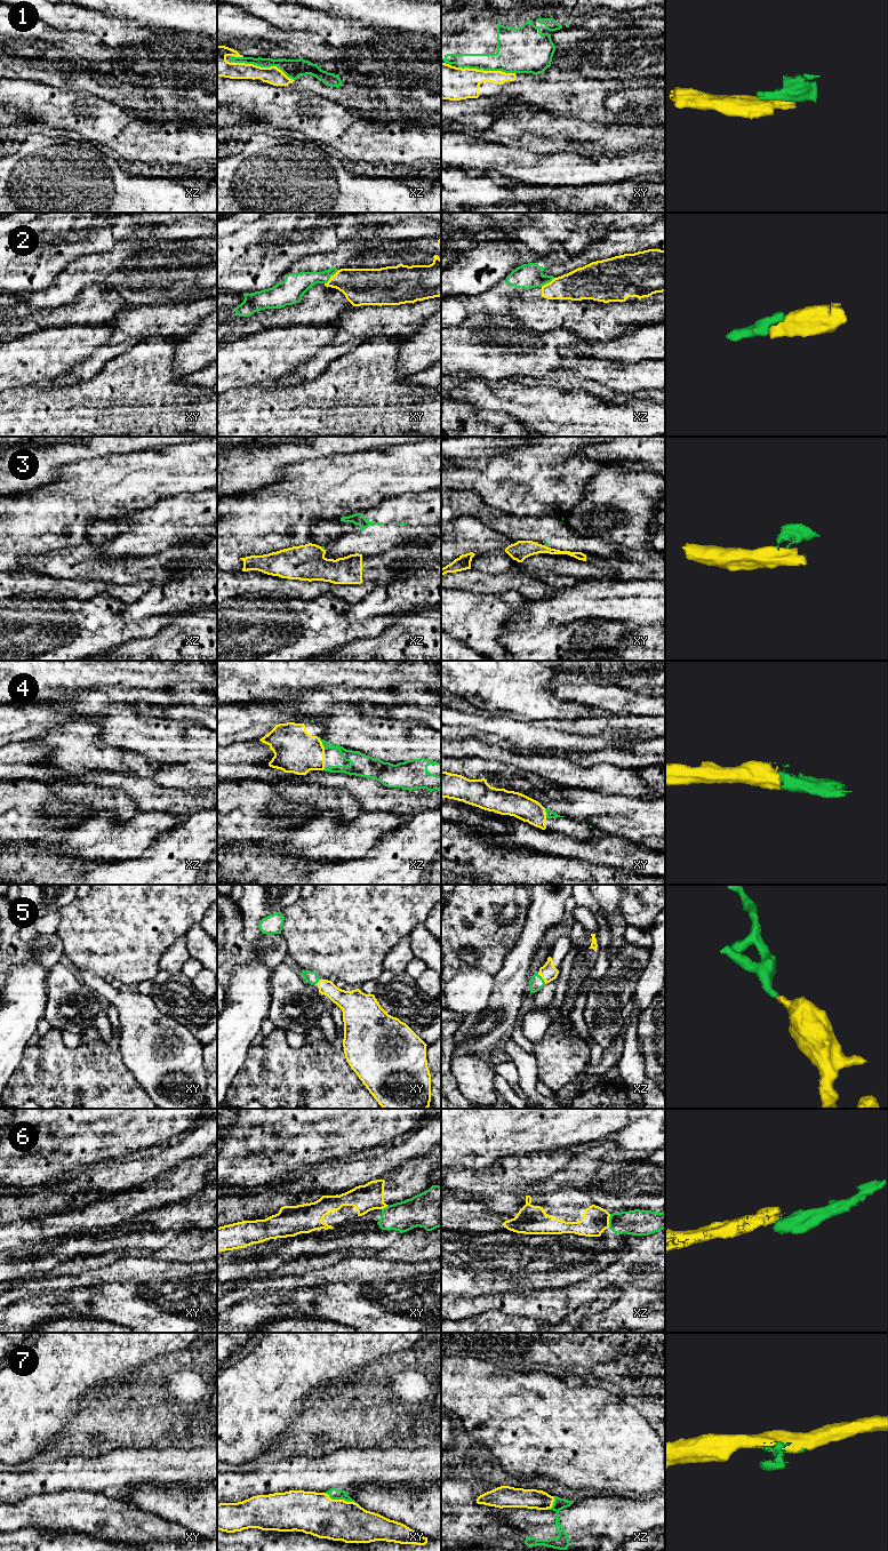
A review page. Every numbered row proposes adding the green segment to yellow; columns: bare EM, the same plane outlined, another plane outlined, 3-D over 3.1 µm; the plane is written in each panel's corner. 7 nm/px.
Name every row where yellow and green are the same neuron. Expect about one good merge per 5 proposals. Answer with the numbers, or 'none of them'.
4, 5

